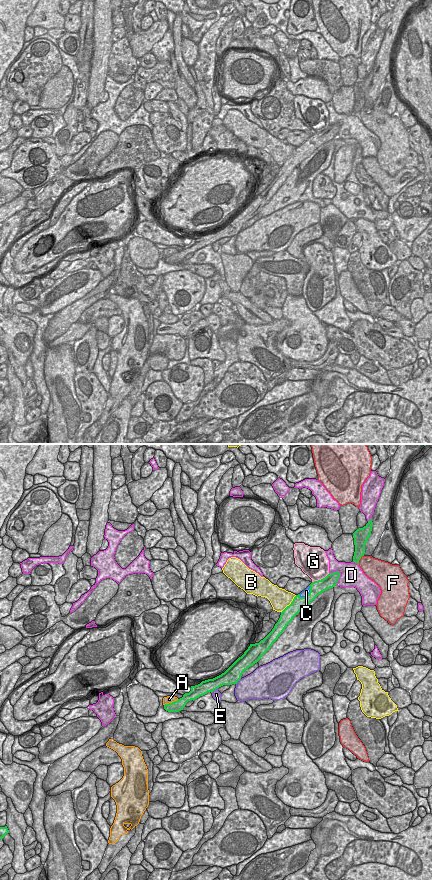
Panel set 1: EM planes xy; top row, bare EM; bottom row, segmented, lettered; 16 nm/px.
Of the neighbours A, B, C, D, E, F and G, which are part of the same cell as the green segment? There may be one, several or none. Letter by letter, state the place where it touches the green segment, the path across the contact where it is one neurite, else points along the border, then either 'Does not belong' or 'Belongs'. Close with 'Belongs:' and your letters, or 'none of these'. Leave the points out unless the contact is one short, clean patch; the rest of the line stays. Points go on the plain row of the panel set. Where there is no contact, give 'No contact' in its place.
A: Touches green at xy (172, 254). Does not belong
B: Touches green at xy (290, 156). Does not belong
C: Touches green at xy (307, 146). Boundary: xy (309, 137), (309, 143), (300, 149). Does not belong
D: Touches green at xy (339, 126). Does not belong
E: Touches green at xy (214, 241). Does not belong
F: Touches green at xy (359, 111). Does not belong
G: Touches green at xy (321, 131). Does not belong
Belongs: none of these

